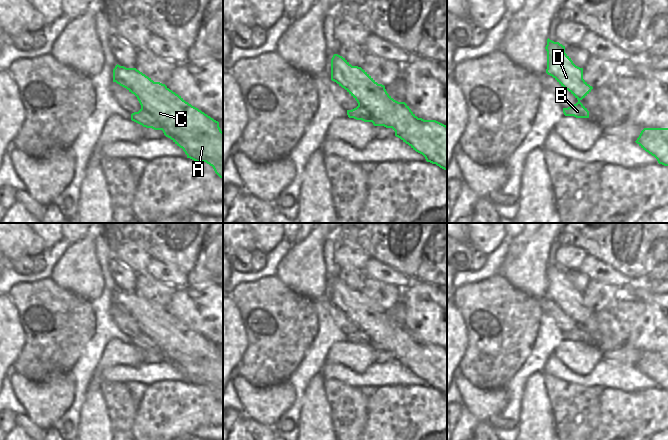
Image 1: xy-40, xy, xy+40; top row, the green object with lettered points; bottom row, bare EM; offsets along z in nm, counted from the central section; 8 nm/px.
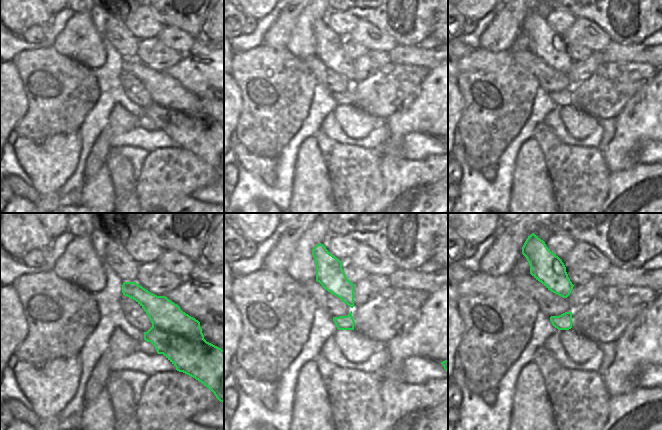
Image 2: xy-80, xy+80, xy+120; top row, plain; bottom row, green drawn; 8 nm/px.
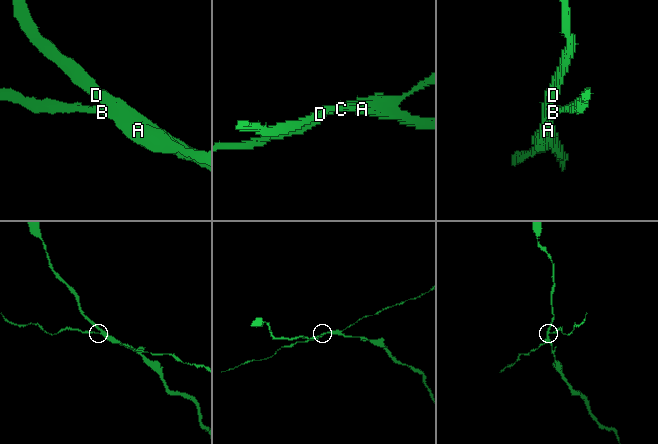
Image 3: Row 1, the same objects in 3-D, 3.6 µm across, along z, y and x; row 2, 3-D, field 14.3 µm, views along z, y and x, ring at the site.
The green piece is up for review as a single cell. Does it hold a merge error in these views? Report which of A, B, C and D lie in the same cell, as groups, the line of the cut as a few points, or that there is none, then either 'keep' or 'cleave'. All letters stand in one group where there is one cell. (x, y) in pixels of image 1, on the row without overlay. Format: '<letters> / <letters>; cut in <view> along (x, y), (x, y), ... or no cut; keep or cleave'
A B C D; no cut; keep

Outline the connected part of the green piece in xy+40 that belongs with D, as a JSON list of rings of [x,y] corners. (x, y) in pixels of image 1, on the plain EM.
[[[548,262],[545,273],[547,275],[546,297],[578,324],[576,328],[563,332],[564,339],[589,342],[589,335],[580,325],[591,316],[593,311],[583,303],[583,292],[573,287],[565,277],[565,270],[559,266]]]

